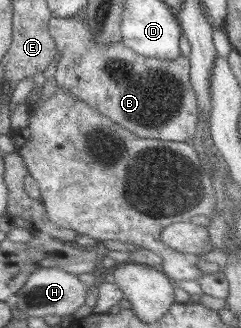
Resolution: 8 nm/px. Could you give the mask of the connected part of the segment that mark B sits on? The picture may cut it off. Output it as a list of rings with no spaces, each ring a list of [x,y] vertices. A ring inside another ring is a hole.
[[[54,17],[49,22],[49,30],[56,42],[59,61],[54,74],[58,88],[64,88],[74,98],[78,98],[99,111],[113,123],[121,125],[140,138],[157,141],[190,142],[195,137],[200,122],[198,98],[190,81],[190,57],[179,55],[174,59],[160,59],[137,54],[122,40],[112,45],[96,45],[89,30],[86,17]]]

